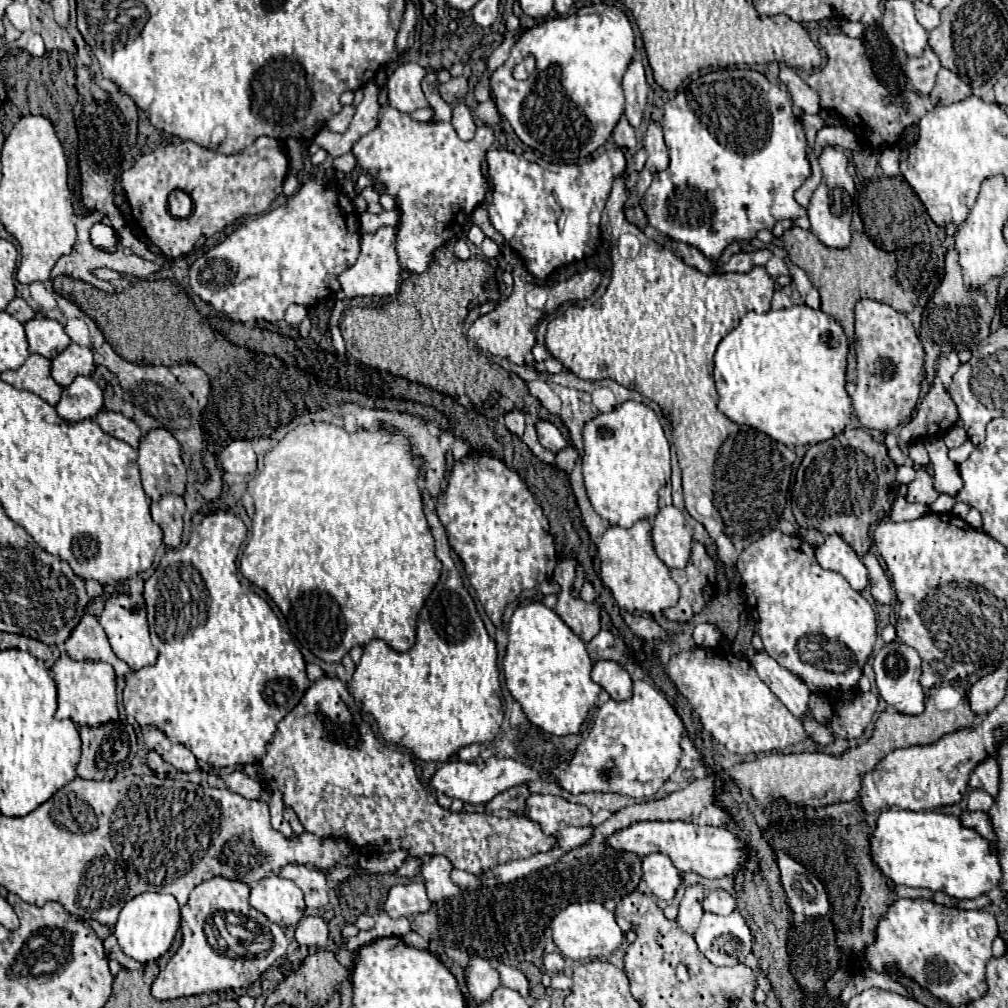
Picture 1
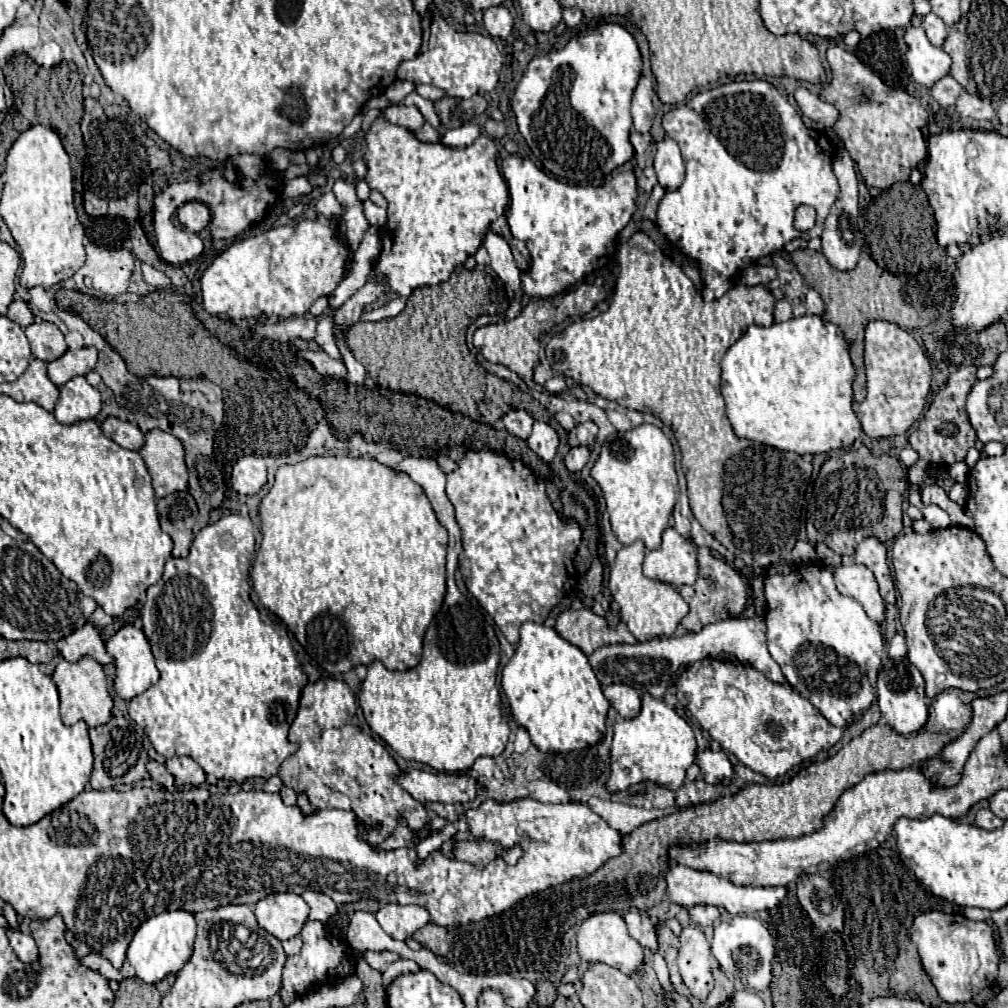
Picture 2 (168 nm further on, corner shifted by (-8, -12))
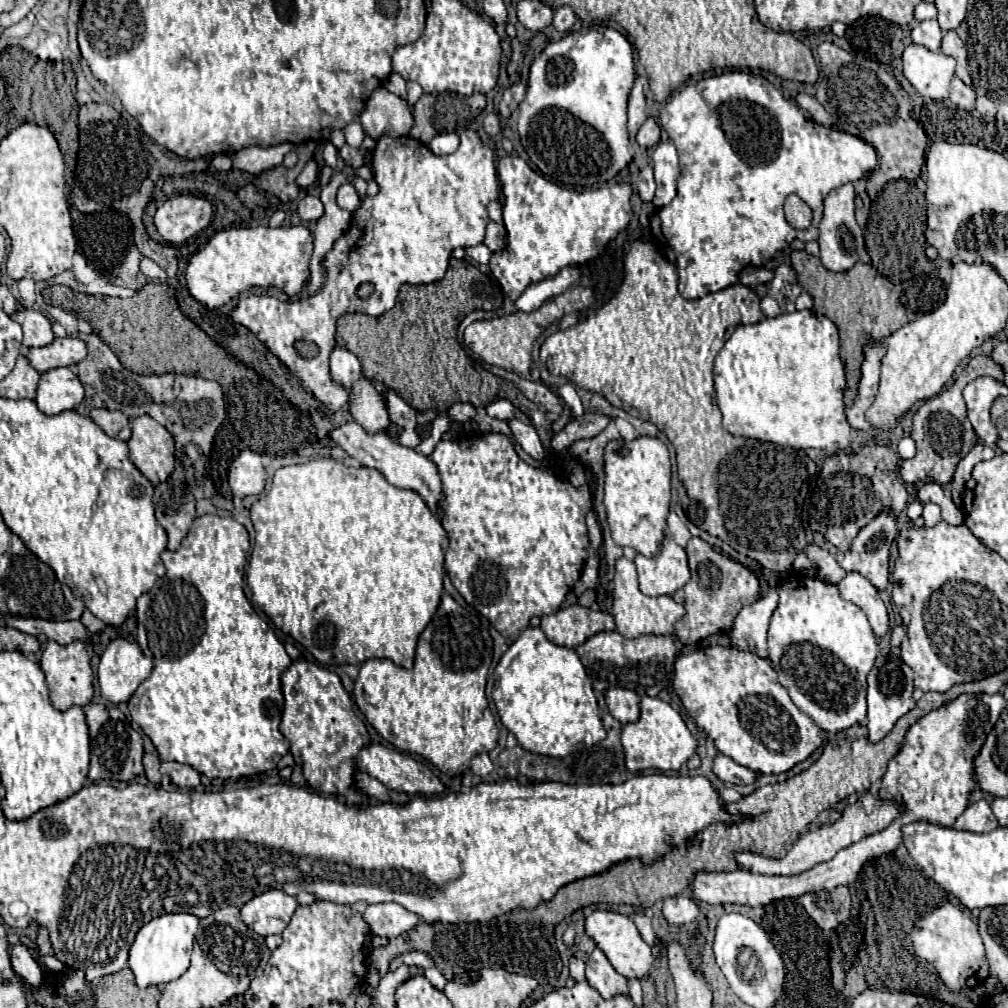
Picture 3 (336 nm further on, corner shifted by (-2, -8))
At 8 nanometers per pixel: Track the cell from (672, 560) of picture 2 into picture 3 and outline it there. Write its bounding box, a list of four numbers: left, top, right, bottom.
[634,538,690,596]

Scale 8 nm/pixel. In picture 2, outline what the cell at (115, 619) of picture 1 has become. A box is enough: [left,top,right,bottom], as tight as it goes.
[106,624,160,700]

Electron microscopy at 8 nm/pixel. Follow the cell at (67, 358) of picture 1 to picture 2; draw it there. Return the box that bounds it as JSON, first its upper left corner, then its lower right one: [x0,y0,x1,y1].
[48,348,98,386]

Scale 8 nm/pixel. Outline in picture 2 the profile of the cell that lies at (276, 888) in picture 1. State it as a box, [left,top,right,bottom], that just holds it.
[254,892,308,940]

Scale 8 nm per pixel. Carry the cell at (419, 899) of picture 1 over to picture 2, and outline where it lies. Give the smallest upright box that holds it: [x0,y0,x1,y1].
[376,904,430,940]

